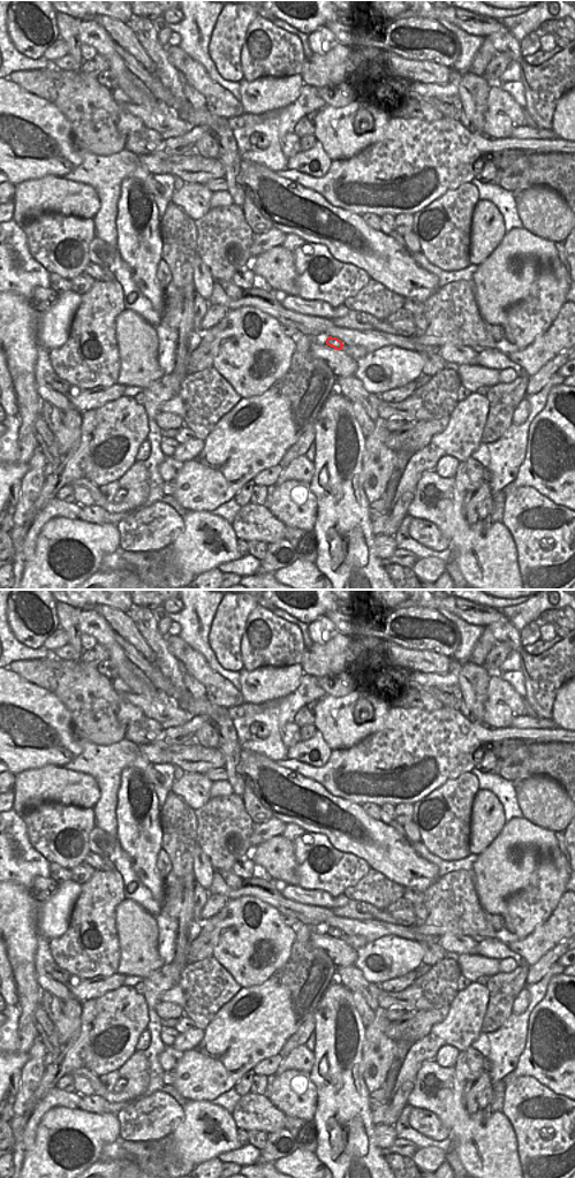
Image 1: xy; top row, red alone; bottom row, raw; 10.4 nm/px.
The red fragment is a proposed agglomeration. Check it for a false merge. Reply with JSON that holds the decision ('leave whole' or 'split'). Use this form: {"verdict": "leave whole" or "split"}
{"verdict": "leave whole"}

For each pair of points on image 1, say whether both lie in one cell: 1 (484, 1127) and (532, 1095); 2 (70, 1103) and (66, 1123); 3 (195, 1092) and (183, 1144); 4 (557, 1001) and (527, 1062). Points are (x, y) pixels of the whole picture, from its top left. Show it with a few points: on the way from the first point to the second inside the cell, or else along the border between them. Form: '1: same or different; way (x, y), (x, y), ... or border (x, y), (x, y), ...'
1: different; border (501, 1111), (512, 1125), (516, 1138)
2: different; border (77, 1107), (53, 1107), (43, 1115)
3: different; border (190, 1100), (206, 1100), (210, 1102)
4: same; way (557, 1016), (552, 1035), (541, 1047)

